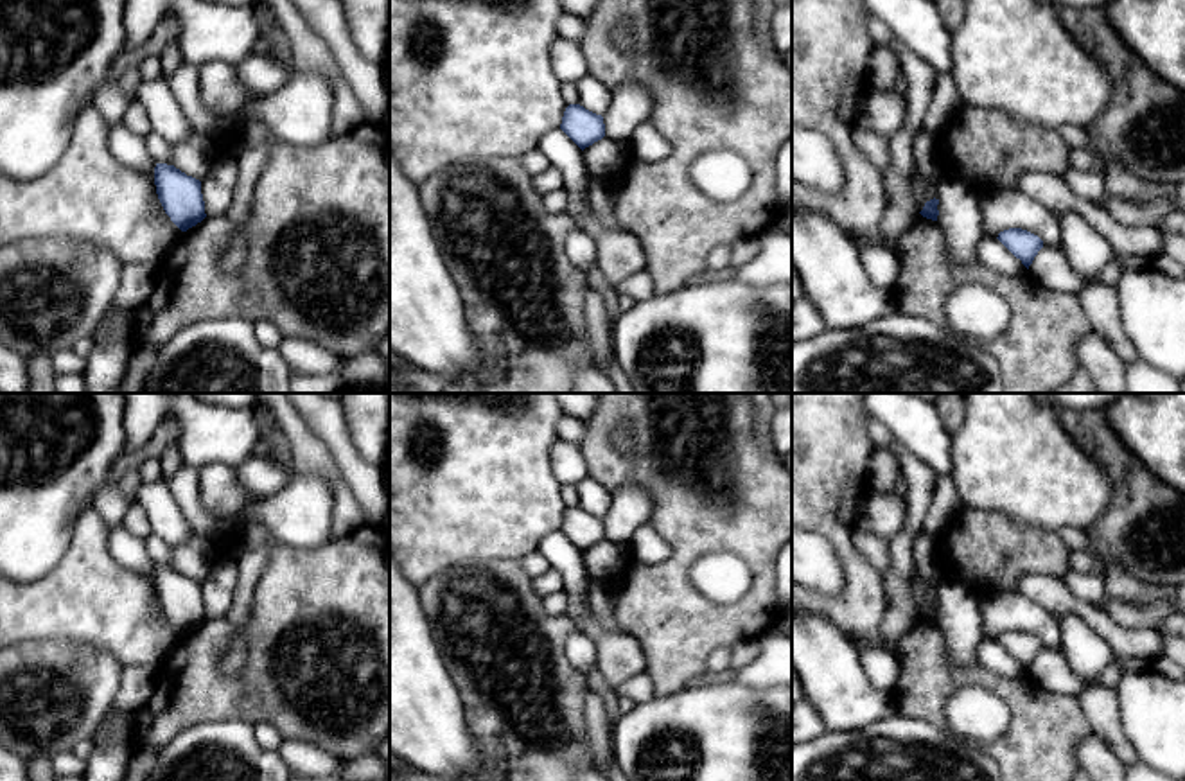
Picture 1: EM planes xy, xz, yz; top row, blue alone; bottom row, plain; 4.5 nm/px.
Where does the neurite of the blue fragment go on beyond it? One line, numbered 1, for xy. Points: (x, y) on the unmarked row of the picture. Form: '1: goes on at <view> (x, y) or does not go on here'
1: does not go on here

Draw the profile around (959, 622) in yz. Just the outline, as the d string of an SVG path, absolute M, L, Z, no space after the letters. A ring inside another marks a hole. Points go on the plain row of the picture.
M943 573L937 578L937 627L943 634L948 657L959 668L977 668L977 646L982 641L979 594L961 580Z

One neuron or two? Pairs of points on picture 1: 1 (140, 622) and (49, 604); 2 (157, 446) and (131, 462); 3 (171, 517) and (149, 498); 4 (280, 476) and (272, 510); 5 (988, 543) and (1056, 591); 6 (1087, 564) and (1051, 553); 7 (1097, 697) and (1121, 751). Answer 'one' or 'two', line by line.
1: one
2: one
3: one
4: two
5: two
6: two
7: one

